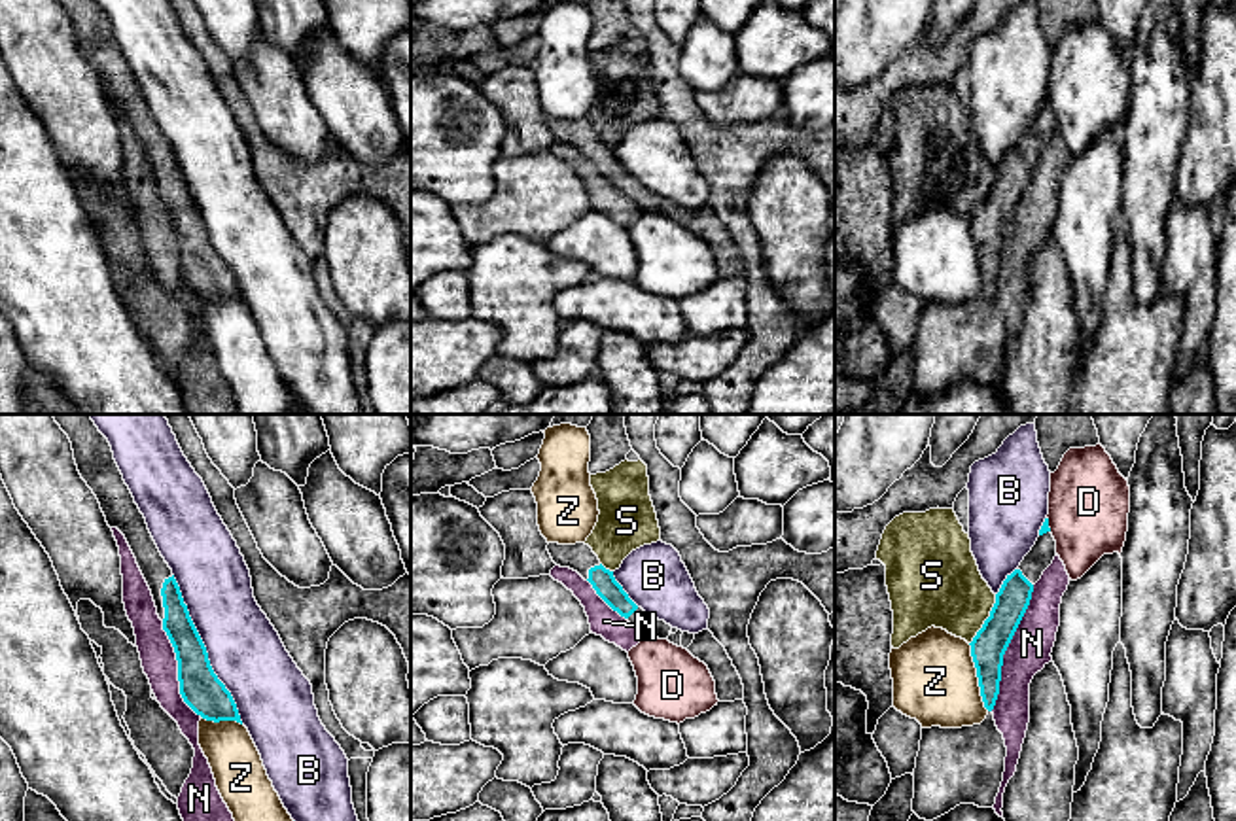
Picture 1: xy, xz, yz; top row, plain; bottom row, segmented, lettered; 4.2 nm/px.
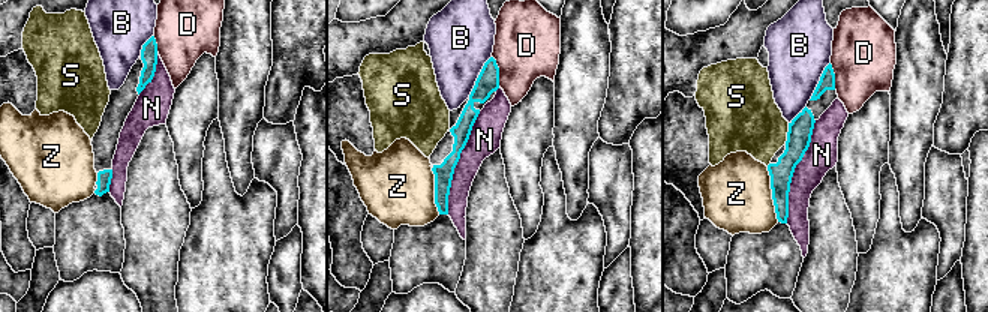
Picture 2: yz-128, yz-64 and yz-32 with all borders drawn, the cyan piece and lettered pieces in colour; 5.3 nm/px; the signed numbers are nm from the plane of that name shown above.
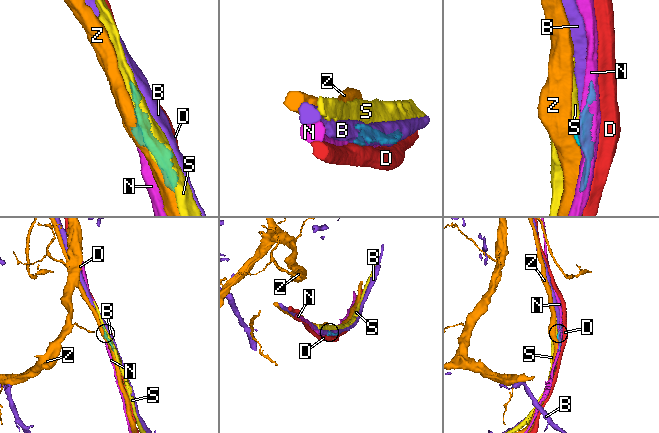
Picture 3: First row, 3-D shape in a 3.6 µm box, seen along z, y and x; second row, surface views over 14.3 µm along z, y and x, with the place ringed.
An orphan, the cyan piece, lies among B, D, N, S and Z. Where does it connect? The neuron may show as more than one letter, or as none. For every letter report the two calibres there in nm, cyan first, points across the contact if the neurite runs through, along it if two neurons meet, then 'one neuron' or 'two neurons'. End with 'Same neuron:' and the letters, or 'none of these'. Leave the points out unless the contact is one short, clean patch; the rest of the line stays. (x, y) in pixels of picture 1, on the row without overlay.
B: 170/320 nm | two neurons
D: 40/340 nm | two neurons
N: 150/180 nm | two neurons
S: 150/360 nm | along yz (996, 171), (990, 192), (970, 220) | two neurons
Z: 150/360 nm | two neurons
Same neuron: none of these

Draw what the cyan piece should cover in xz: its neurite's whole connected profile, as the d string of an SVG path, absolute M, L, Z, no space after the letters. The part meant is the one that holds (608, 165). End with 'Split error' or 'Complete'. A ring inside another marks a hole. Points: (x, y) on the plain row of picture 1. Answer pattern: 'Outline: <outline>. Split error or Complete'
Outline: M549 119L547 127L553 138L560 144L577 148L585 157L592 161L596 170L644 212L668 216L672 202L659 197L638 183L623 163L615 157L613 148L606 146L592 125L585 119L558 121Z. Split error

